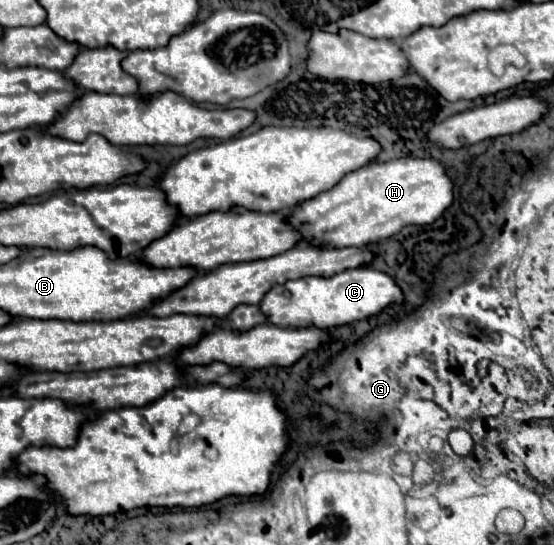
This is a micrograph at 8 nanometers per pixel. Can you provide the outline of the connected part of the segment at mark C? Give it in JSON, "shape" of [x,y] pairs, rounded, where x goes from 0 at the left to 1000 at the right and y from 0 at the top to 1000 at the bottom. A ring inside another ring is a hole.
{"shape":[[[670,490],[623,494],[597,508],[543,508],[532,516],[518,516],[514,523],[496,523],[478,549],[468,556],[471,571],[486,578],[486,593],[500,600],[612,600],[648,585],[662,585],[681,578],[702,556],[724,556],[727,538],[713,523],[713,516]],[[518,530],[525,545],[511,545],[507,534]]]}

